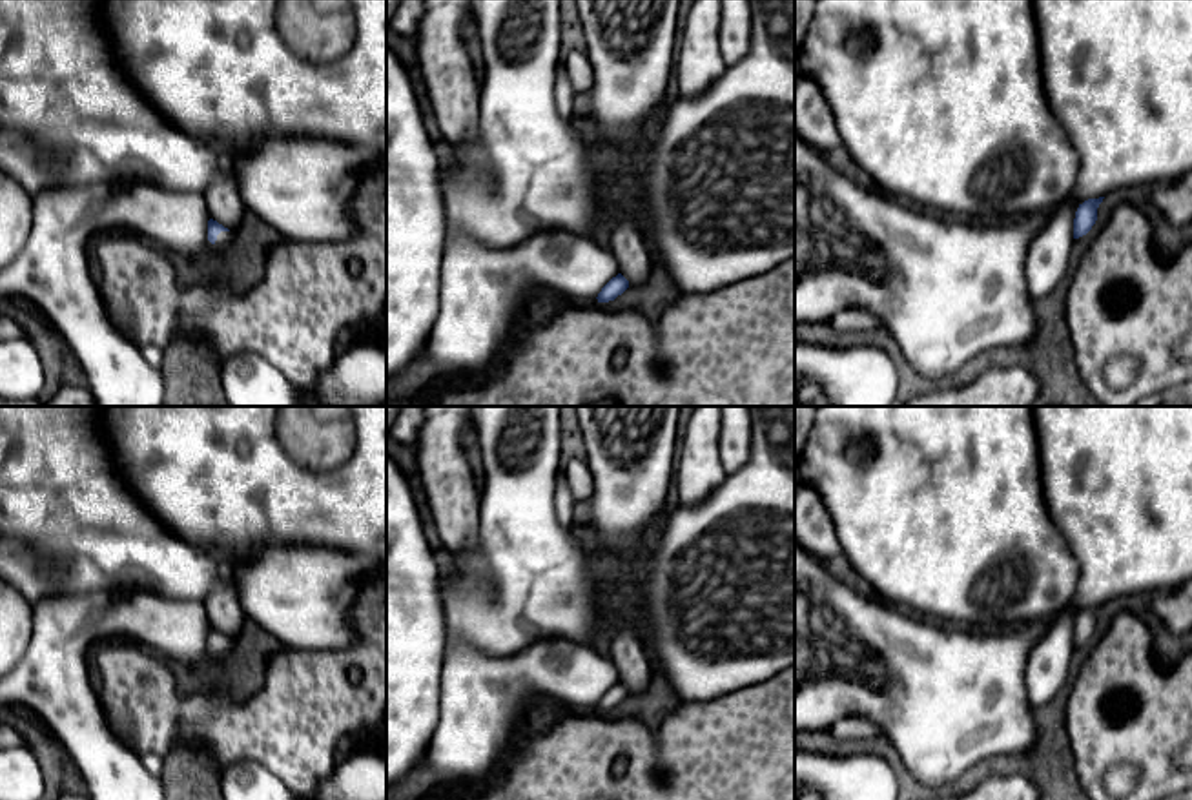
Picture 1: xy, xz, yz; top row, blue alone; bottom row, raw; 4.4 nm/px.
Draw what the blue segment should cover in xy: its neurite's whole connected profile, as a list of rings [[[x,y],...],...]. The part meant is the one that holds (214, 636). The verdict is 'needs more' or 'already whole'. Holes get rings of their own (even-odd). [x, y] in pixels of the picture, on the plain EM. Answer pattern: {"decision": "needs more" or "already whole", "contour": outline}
{"decision": "needs more", "contour": [[[210,627],[208,629],[208,649],[217,656],[224,658],[230,654],[233,647],[233,640],[219,632],[217,629]]]}

